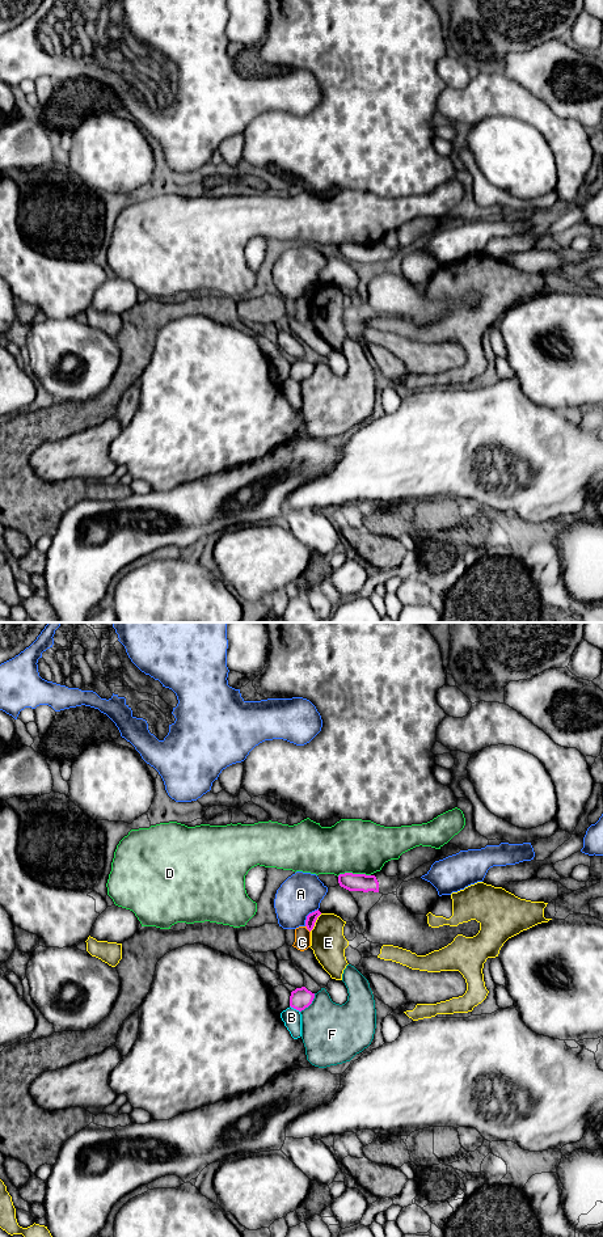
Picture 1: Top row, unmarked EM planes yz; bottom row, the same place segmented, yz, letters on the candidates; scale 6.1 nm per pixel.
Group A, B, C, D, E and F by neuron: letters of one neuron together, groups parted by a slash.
A / B / C / D / E / F

